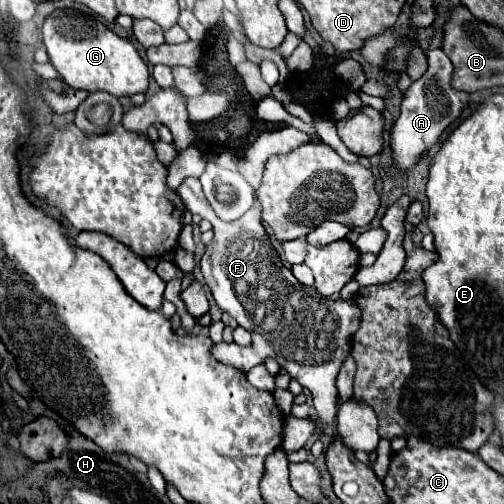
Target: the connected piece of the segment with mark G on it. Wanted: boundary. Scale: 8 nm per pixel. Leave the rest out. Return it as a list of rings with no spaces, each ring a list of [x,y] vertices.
[[[58,9],[44,21],[42,33],[52,65],[72,89],[84,89],[88,93],[108,91],[116,97],[148,91],[150,73],[136,47],[120,39],[98,19],[74,9]]]

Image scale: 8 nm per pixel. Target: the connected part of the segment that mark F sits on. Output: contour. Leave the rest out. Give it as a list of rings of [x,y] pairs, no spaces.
[[[186,177],[176,193],[190,213],[198,213],[212,225],[214,237],[206,245],[206,251],[200,259],[200,271],[212,291],[214,301],[254,337],[252,347],[240,347],[236,343],[214,343],[210,353],[224,365],[242,371],[250,371],[266,357],[274,357],[280,367],[290,373],[290,377],[298,379],[300,385],[312,393],[318,422],[312,418],[299,419],[292,415],[284,420],[284,451],[296,451],[304,447],[304,443],[314,435],[316,429],[326,429],[336,419],[336,375],[344,359],[350,355],[350,339],[360,325],[360,309],[352,299],[350,303],[346,303],[342,299],[334,301],[322,297],[314,287],[302,285],[292,275],[292,271],[282,265],[264,231],[262,207],[258,201],[254,201],[252,209],[240,219],[226,223],[220,221],[210,207],[196,177]]]

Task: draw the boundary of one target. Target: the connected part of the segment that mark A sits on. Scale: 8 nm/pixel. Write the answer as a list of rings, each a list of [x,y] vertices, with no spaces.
[[[430,51],[428,55],[428,71],[422,79],[414,81],[412,87],[406,91],[400,117],[396,119],[390,131],[390,147],[392,147],[392,163],[402,171],[410,171],[420,157],[424,157],[440,139],[440,135],[460,117],[462,109],[468,105],[470,95],[452,89],[452,63],[444,51]]]

